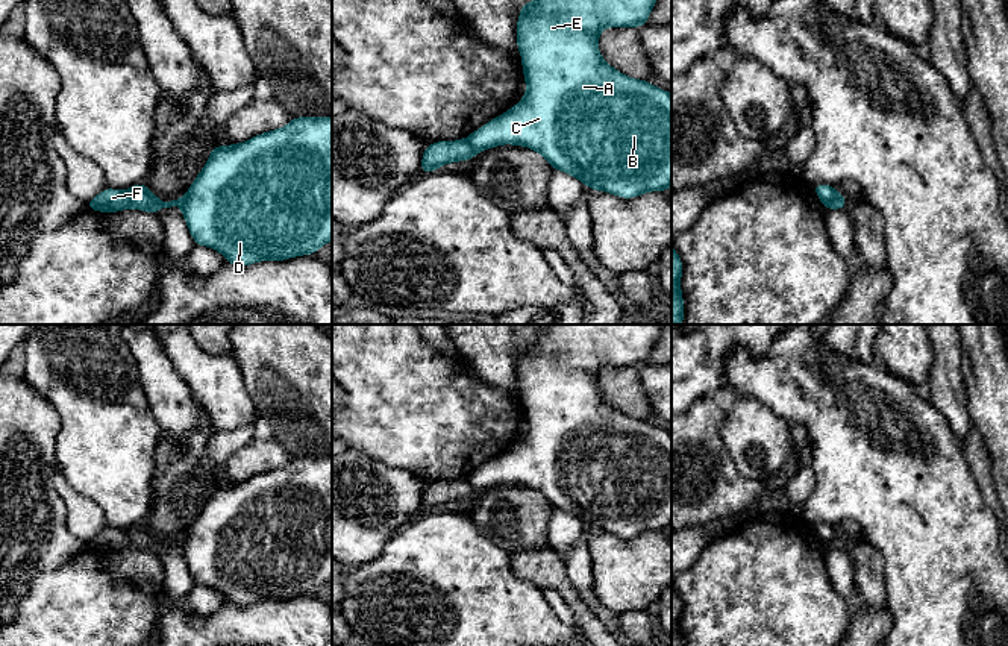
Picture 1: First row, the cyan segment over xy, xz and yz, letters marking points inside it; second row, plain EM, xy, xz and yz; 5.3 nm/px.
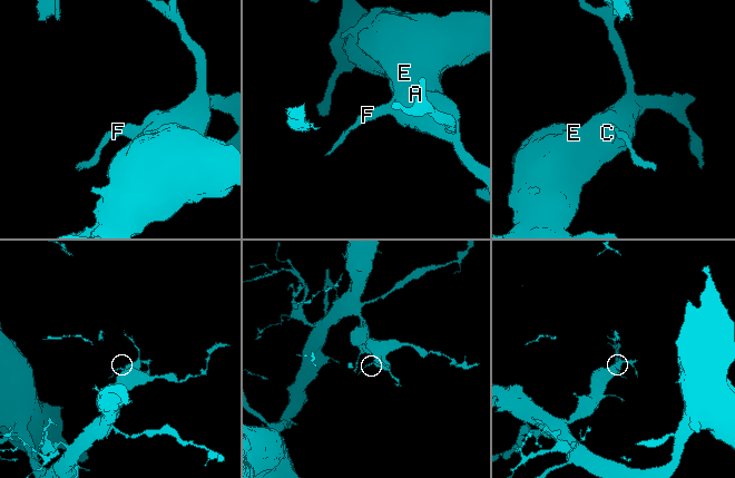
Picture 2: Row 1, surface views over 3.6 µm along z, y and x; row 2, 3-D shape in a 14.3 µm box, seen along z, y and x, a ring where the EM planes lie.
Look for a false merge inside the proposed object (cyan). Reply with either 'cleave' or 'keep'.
cleave

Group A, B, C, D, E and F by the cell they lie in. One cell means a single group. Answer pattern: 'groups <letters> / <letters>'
groups A B C D E / F

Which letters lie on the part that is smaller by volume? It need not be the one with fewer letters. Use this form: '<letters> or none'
F

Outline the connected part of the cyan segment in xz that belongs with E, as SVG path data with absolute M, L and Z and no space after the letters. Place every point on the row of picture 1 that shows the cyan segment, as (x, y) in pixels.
M534 0L521 3L517 18L517 47L521 56L526 94L505 114L467 136L476 152L503 144L540 153L553 170L579 179L594 191L621 199L644 193L667 193L671 185L671 94L649 80L628 77L611 67L599 52L605 27L643 27L656 0Z

